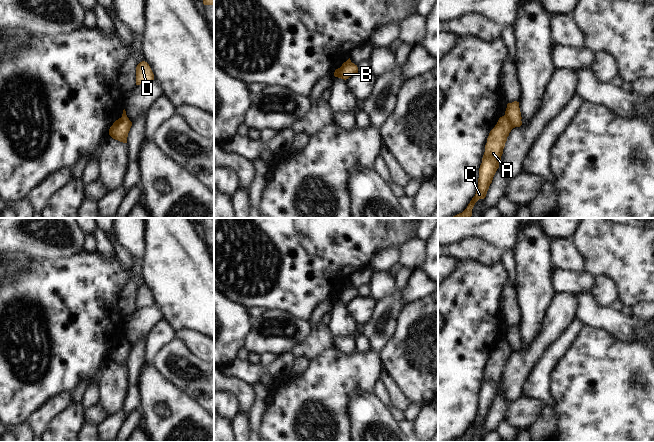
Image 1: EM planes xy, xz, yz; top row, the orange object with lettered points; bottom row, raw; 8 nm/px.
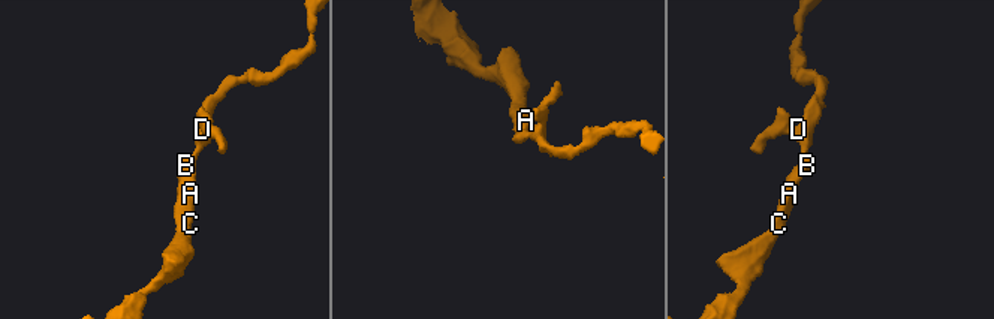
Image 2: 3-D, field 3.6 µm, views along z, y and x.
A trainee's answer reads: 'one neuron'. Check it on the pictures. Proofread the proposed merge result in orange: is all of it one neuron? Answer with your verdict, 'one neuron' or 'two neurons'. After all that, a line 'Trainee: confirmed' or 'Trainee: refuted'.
two neurons
Trainee: refuted

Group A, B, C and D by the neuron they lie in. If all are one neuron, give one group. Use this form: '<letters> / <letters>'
A C / B D

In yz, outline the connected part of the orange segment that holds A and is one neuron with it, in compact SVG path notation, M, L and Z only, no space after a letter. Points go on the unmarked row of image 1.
M502 340L499 342L495 351L490 355L485 369L482 387L479 392L476 418L468 428L467 432L462 437L459 437L452 442L471 442L472 433L475 427L479 423L484 423L486 421L493 401L499 392L507 361L512 353L513 350L511 349L511 346L505 340Z

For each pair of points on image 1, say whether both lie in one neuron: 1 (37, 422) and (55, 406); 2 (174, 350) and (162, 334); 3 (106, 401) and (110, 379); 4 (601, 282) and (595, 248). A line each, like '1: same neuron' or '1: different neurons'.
1: same neuron
2: different neurons
3: same neuron
4: different neurons

